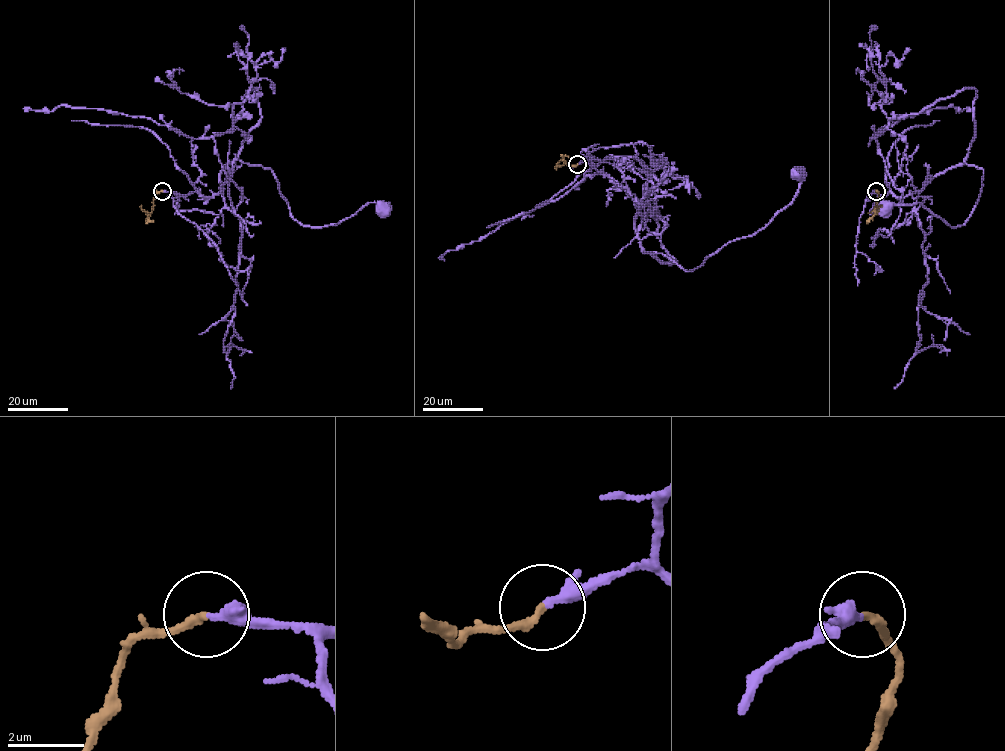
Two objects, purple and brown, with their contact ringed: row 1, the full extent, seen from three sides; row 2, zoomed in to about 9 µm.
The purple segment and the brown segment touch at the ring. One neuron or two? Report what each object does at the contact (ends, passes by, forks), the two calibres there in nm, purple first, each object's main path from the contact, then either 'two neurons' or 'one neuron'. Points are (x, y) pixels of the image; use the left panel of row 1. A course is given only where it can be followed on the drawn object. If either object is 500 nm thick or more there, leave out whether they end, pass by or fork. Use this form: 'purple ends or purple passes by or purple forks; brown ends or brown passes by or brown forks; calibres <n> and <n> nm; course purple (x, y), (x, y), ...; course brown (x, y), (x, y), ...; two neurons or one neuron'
purple passes by; brown ends; calibres 220 and 220 nm; course purple (162, 190), (216, 195), (223, 169), (239, 159), (269, 168), (304, 225), (337, 224), (369, 203), (385, 209); course brown (162, 190), (156, 193), (150, 214), (141, 209), (152, 213); one neuron

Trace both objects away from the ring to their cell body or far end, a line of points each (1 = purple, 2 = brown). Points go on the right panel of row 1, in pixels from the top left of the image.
1: (876, 190), (909, 195), (964, 159), (983, 172), (980, 194), (962, 225), (948, 224), (921, 203), (883, 209)
2: (876, 190), (879, 193), (874, 214), (878, 212), (868, 213)

